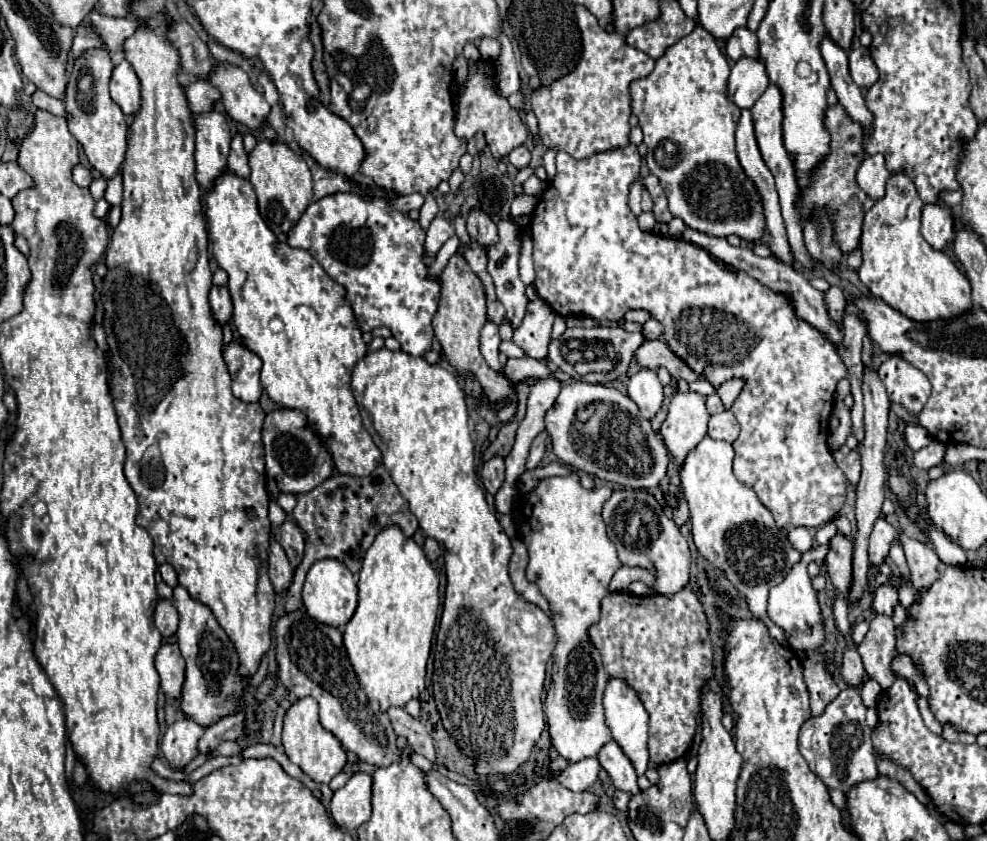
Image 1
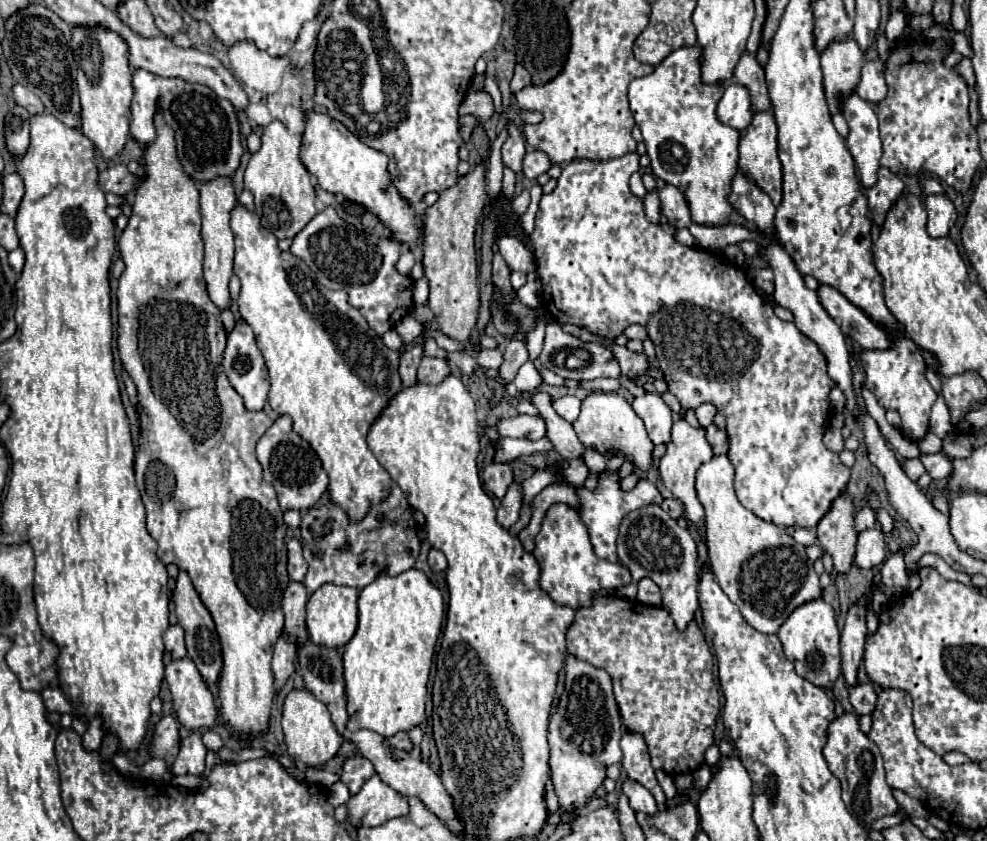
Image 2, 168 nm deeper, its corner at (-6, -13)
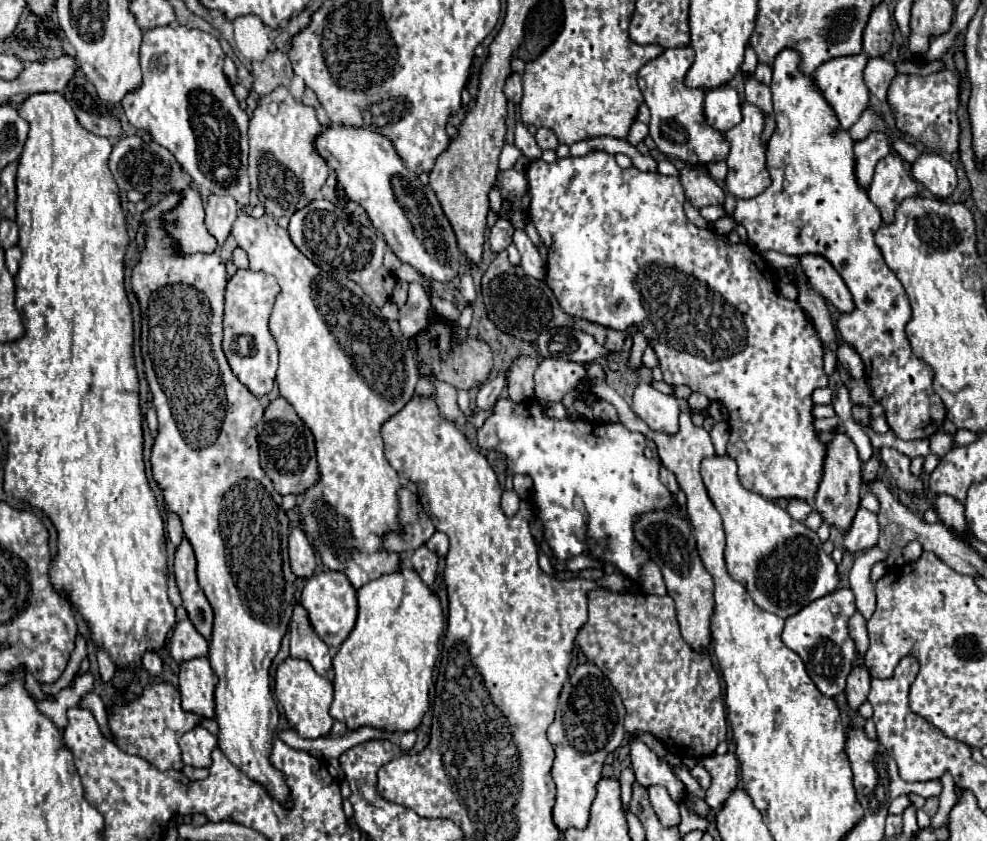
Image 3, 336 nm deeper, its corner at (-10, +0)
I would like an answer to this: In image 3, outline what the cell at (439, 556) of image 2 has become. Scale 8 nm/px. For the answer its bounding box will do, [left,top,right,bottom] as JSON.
[425,531,449,557]

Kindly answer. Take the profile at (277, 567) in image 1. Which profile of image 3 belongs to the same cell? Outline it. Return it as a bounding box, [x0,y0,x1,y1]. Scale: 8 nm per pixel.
[289,603,331,675]

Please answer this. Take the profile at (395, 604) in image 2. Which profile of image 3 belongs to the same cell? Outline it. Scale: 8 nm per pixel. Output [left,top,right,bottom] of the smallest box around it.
[331,567,445,731]

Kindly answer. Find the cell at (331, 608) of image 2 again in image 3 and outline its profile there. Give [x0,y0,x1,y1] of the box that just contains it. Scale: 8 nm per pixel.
[301,571,357,647]

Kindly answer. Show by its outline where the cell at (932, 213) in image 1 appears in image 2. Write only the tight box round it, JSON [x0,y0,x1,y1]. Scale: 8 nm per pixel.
[925,194,957,238]

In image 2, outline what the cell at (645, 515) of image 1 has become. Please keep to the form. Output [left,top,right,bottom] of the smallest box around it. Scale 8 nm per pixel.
[617,506,699,630]

